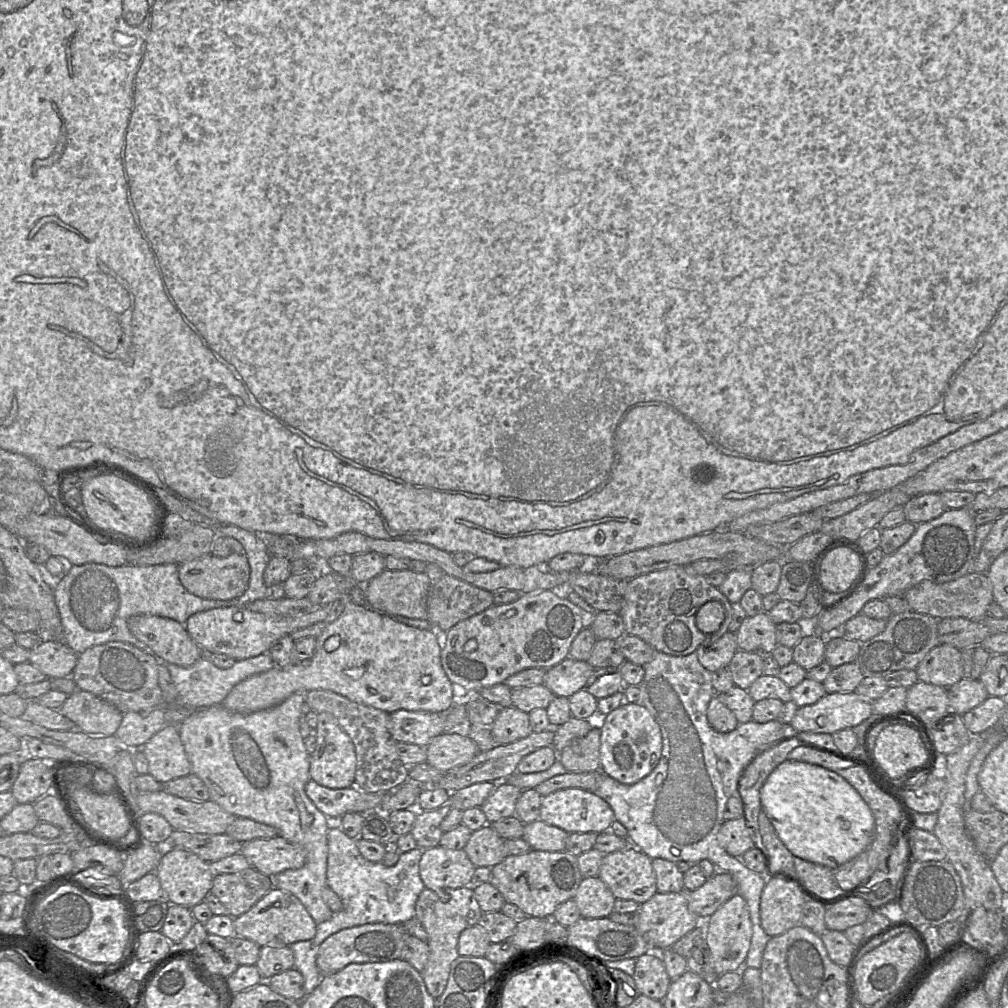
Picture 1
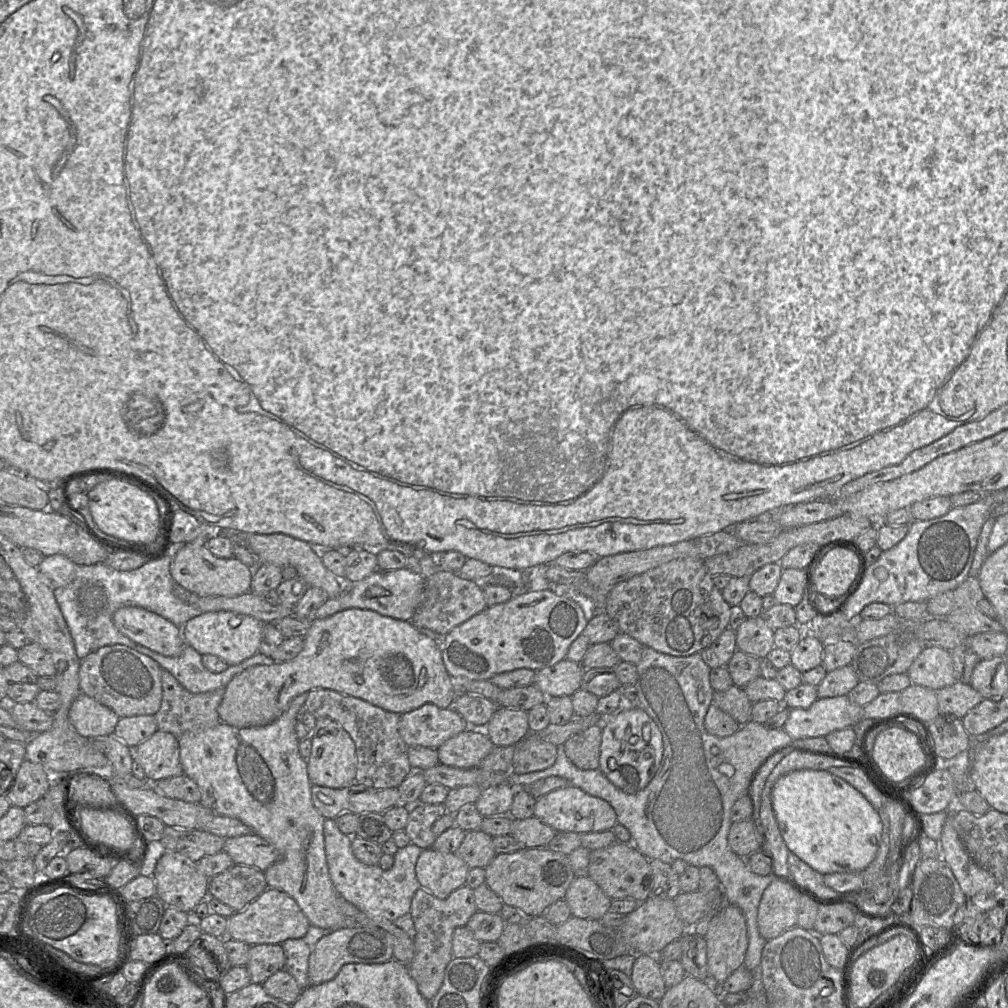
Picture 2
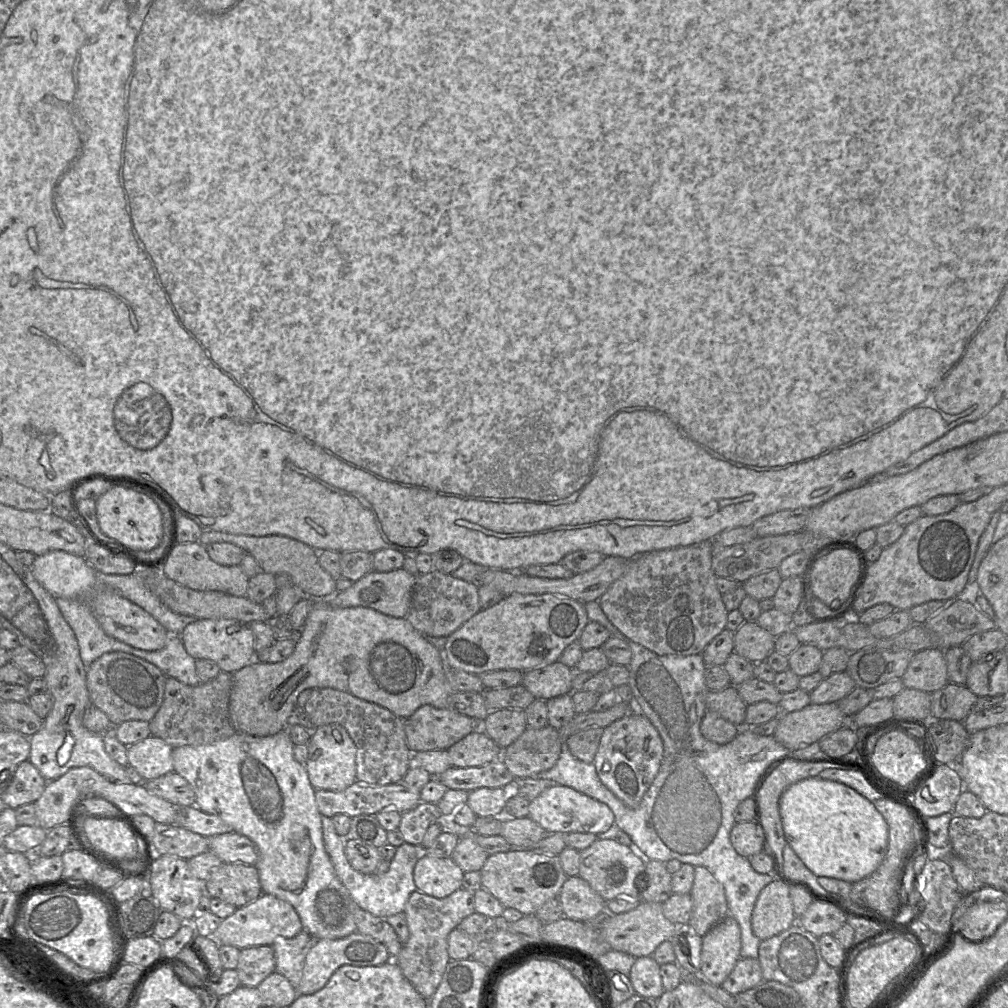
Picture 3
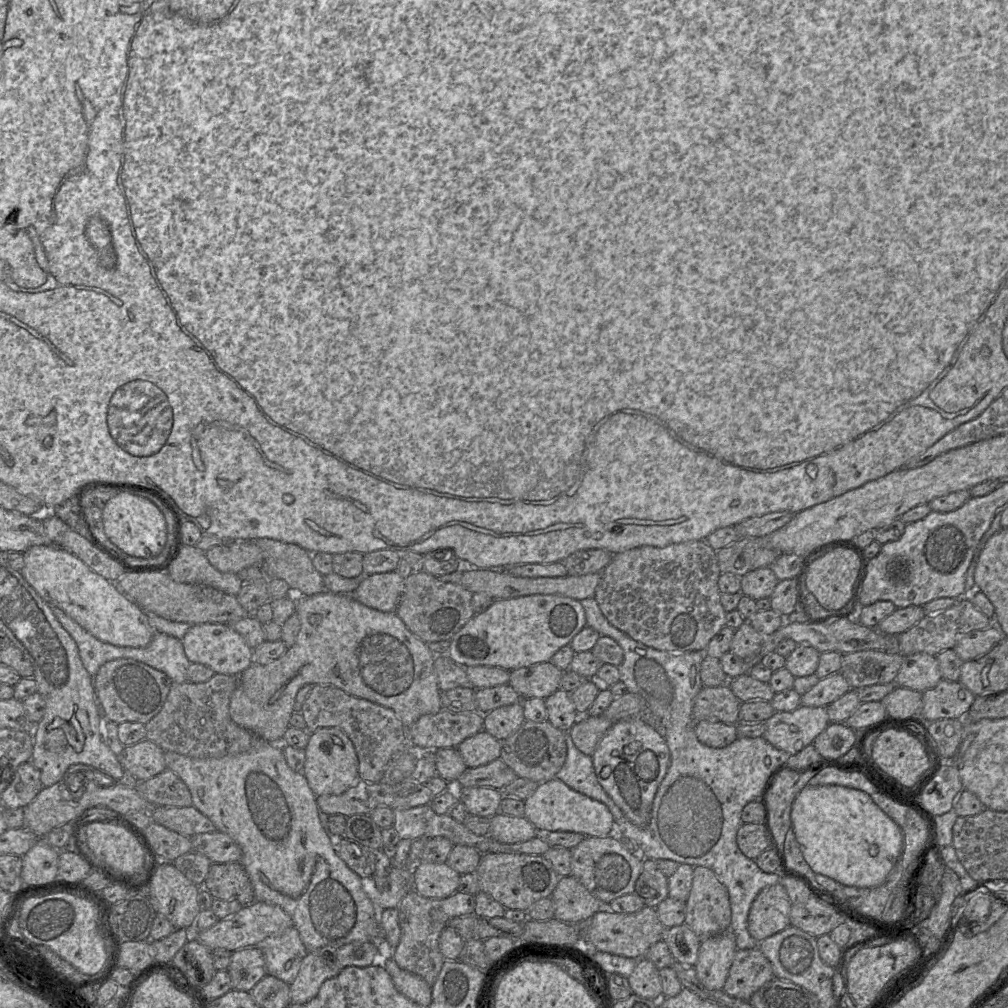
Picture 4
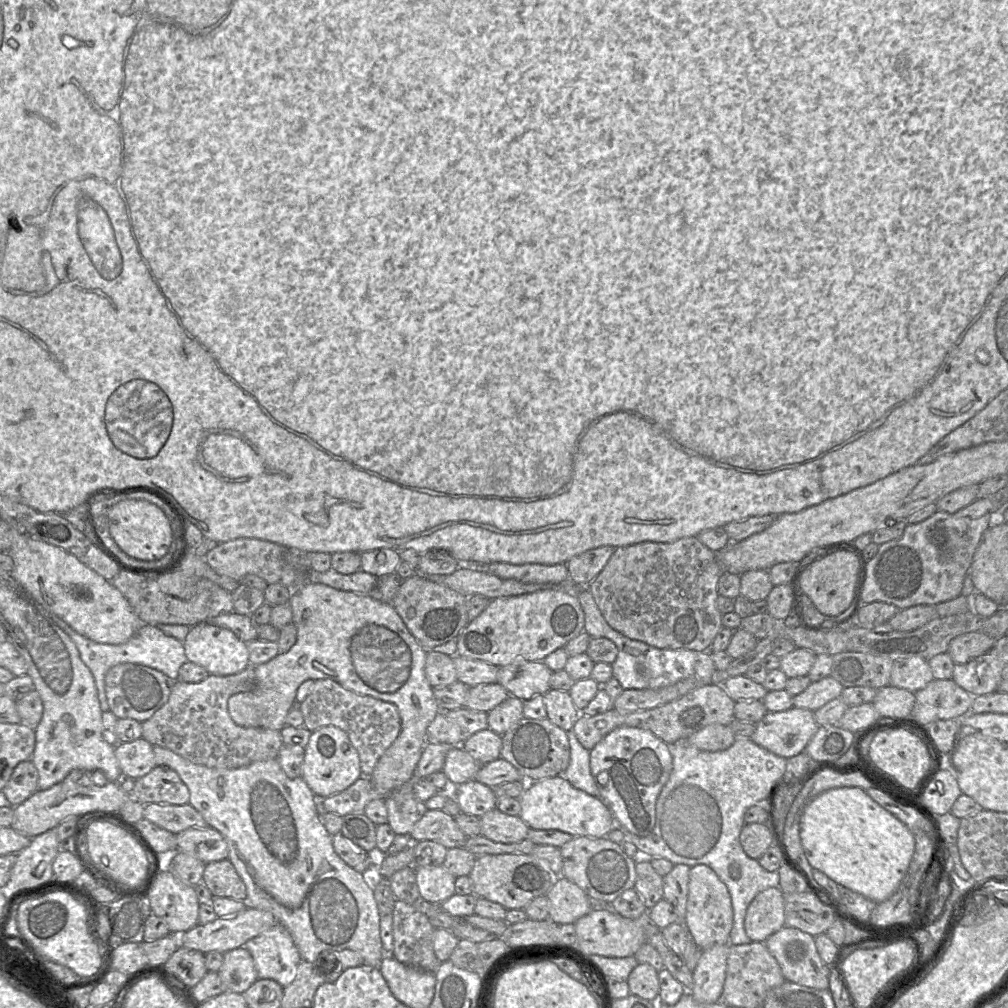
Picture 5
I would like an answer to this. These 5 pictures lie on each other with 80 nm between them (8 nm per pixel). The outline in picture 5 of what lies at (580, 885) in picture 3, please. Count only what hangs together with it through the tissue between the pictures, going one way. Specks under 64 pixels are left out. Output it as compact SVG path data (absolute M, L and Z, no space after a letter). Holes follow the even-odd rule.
M562 876L556 877L545 896L549 901L549 919L557 924L575 923L596 905L579 886Z

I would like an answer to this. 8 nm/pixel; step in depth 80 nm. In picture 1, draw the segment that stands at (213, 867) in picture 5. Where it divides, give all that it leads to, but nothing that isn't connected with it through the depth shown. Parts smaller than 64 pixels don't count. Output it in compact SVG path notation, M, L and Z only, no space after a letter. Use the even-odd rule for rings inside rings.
M253 867L232 874L214 876L211 893L229 911L233 919L247 912L273 888L273 877Z

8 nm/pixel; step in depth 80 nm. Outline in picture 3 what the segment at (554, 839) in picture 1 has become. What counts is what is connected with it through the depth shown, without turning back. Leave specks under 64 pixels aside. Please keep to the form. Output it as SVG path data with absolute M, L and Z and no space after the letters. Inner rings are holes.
M530 817L503 818L501 834L515 849L534 849L548 833Z

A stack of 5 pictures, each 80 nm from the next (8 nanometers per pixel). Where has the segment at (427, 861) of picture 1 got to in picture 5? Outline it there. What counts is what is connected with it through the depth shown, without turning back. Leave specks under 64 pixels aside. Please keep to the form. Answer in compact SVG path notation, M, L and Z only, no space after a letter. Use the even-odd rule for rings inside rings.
M442 865L415 868L416 882L423 899L441 904L455 894L456 877Z

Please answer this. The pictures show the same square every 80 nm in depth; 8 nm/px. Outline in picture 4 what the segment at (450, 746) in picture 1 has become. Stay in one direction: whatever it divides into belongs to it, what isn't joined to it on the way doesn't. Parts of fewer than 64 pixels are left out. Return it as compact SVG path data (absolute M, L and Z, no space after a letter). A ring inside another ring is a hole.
M481 730L460 743L457 750L468 768L476 768L500 758L502 745L501 741Z

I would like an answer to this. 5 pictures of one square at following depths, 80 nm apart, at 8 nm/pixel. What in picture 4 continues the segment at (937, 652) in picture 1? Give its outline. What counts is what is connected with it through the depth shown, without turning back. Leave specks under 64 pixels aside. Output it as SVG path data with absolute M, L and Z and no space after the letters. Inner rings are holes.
M916 653L904 657L894 682L898 687L923 693L934 688L941 680L936 656Z

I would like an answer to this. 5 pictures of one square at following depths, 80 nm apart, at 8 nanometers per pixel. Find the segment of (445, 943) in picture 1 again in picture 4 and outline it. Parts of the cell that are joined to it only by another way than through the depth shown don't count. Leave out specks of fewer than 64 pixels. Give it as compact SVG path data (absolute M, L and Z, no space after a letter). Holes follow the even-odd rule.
M411 890L397 907L401 936L396 948L391 951L391 957L401 969L421 977L432 986L445 961L439 949L439 936L442 930L450 919L474 914L474 908L475 895L456 891L447 898L432 899Z

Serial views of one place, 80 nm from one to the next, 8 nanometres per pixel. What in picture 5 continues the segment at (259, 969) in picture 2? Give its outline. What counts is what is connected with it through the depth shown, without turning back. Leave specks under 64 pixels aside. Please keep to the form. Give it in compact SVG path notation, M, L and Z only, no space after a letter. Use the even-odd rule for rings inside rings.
M244 947L224 953L218 974L224 985L224 992L243 994L258 979L253 957Z

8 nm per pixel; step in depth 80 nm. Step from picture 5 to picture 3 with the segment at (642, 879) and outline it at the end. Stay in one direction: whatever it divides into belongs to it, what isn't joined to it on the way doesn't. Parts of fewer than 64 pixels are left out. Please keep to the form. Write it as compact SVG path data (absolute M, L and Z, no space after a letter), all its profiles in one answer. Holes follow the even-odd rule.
M650 860L645 873L648 876L648 887L640 893L640 899L644 902L665 902L673 894L672 874L667 870L666 863Z

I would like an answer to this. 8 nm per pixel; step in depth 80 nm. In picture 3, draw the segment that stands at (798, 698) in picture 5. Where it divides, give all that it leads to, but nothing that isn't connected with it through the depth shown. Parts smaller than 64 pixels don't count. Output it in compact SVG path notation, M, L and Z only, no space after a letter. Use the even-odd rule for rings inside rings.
M846 672L833 673L824 678L810 693L811 704L838 702L857 687L853 678Z

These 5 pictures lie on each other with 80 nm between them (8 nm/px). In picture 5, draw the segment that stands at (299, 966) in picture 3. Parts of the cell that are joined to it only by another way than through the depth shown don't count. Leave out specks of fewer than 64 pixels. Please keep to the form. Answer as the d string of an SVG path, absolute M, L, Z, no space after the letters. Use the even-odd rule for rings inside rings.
M279 923L242 947L252 955L257 977L275 980L282 987L292 981L302 960L290 933Z

